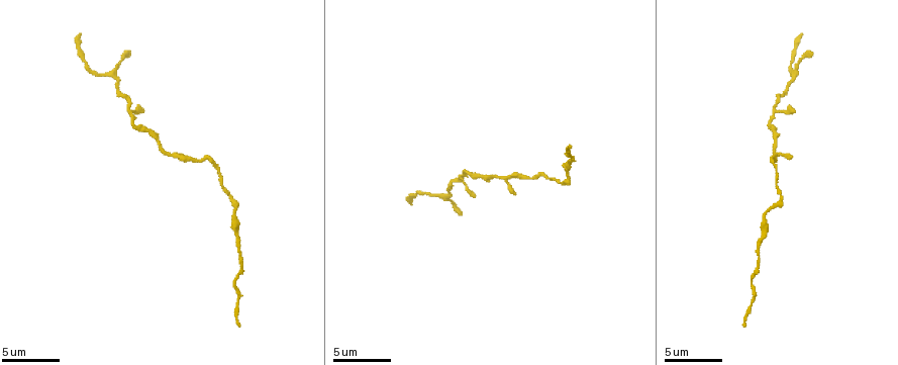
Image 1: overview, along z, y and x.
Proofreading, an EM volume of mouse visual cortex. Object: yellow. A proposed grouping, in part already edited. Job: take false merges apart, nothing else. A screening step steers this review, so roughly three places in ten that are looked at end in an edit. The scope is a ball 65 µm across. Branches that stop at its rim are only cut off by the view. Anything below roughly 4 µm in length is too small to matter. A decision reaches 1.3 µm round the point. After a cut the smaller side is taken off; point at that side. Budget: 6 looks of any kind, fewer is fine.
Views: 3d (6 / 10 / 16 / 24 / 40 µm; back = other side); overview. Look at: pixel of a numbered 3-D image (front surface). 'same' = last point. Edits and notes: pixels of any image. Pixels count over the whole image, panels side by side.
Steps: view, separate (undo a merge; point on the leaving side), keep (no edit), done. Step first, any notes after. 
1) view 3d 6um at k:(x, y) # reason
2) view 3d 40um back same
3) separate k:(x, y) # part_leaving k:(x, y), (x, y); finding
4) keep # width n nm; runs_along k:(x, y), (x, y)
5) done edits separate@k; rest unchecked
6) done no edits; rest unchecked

view 3d 6um at 1:(508, 177) # two arms in line, one across

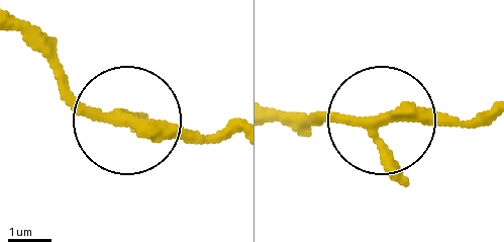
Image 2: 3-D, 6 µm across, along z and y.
view 3d 6um back at 2:(383, 120)

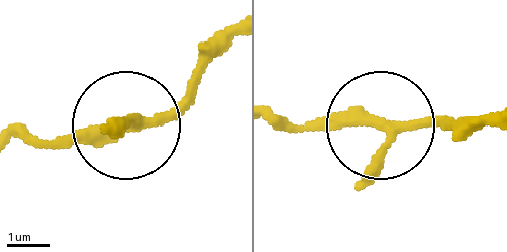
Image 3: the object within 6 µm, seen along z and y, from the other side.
keep # runs_along 3:(53, 144), (93, 144), (158, 118), (234, 47); one neuron here

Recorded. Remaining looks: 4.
view 3d 16um at 1:(118, 89) # thin neck

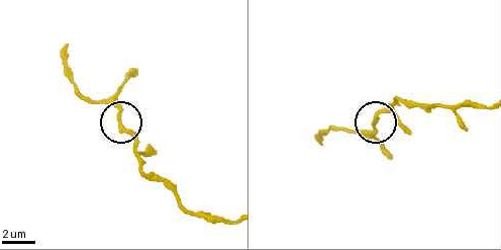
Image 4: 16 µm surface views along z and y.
view 3d 16um back at 4:(373, 123) # other side

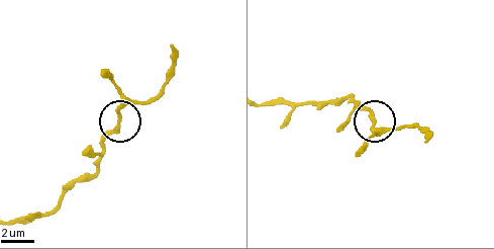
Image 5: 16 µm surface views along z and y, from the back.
keep # runs_along 5:(10, 223), (42, 217), (88, 178), (124, 108), (160, 90); all the same neuron

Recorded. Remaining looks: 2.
view 3d 10um at 1:(761, 241) # sudden change in width

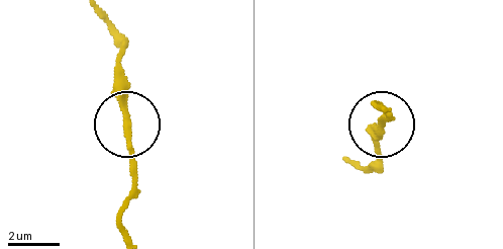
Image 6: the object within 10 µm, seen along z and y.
keep # runs_along 6:(98, 16), (122, 49), (122, 107), (135, 190); all the same neuron

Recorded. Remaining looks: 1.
done no edits; rest unchecked

